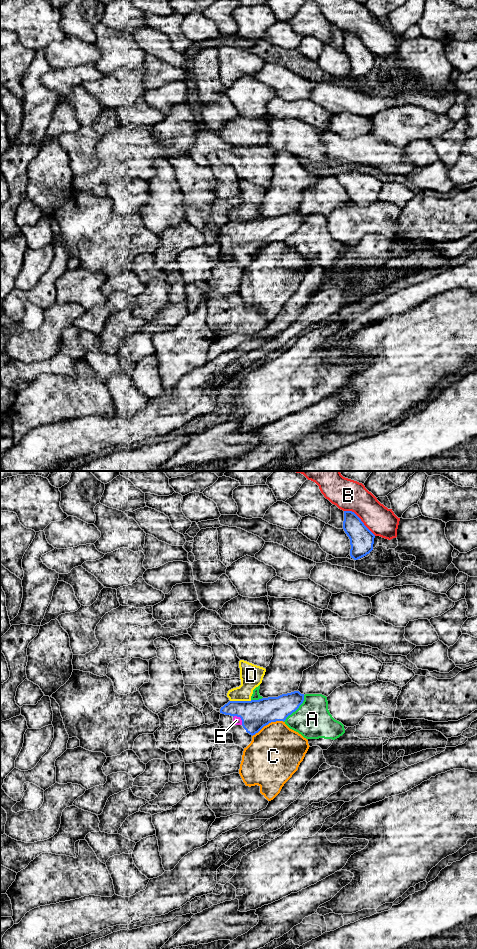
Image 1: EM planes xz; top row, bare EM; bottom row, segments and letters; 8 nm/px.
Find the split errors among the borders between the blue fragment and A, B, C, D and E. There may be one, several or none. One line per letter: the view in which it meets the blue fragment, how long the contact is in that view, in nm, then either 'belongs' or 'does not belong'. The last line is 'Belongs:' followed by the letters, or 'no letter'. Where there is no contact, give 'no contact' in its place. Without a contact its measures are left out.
A: contact in xz; length 280 nm; does not belong
B: contact in xz; length 320 nm; does not belong
C: contact in xz; length 280 nm; does not belong
D: contact in xz; length 180 nm; does not belong
E: contact in xz; length 100 nm; belongs
Belongs: E

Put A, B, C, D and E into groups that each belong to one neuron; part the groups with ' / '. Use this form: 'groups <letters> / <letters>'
groups A D / B / C / E

